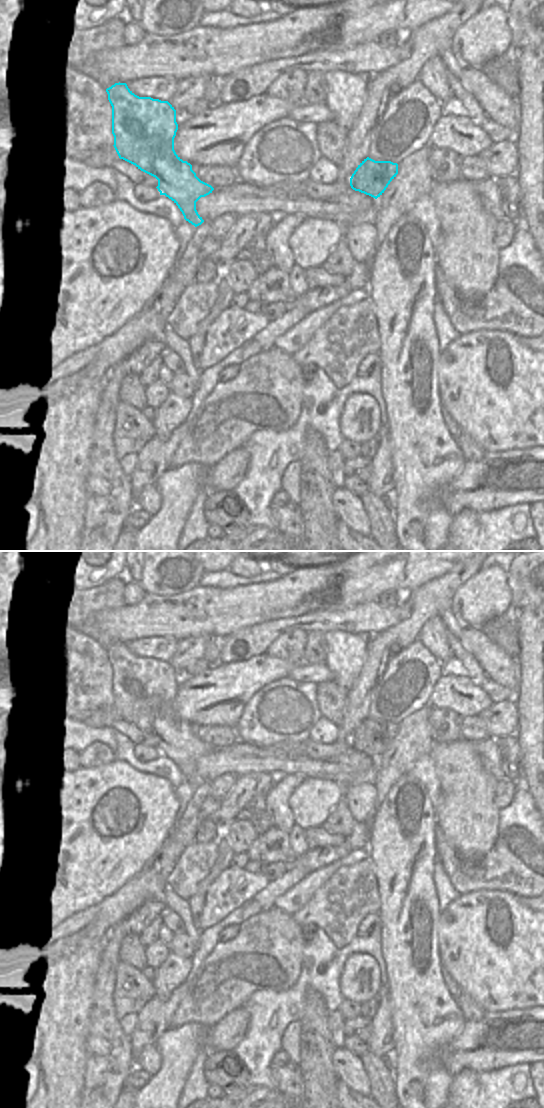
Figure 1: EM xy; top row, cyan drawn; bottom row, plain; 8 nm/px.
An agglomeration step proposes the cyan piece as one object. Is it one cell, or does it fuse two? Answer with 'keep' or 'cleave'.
keep

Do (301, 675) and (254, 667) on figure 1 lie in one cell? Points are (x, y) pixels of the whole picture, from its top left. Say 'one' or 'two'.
two

